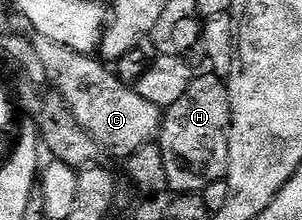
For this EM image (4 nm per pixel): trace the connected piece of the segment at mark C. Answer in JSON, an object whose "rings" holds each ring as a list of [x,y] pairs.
{"rings":[[[42,39],[36,40],[35,46],[41,55],[41,63],[45,63],[47,81],[55,84],[54,92],[63,98],[77,123],[81,123],[106,152],[108,149],[113,156],[126,159],[146,150],[146,145],[158,138],[164,110],[141,99],[134,87],[112,70],[110,73],[107,70],[110,68],[98,56],[78,53],[73,47]]]}

